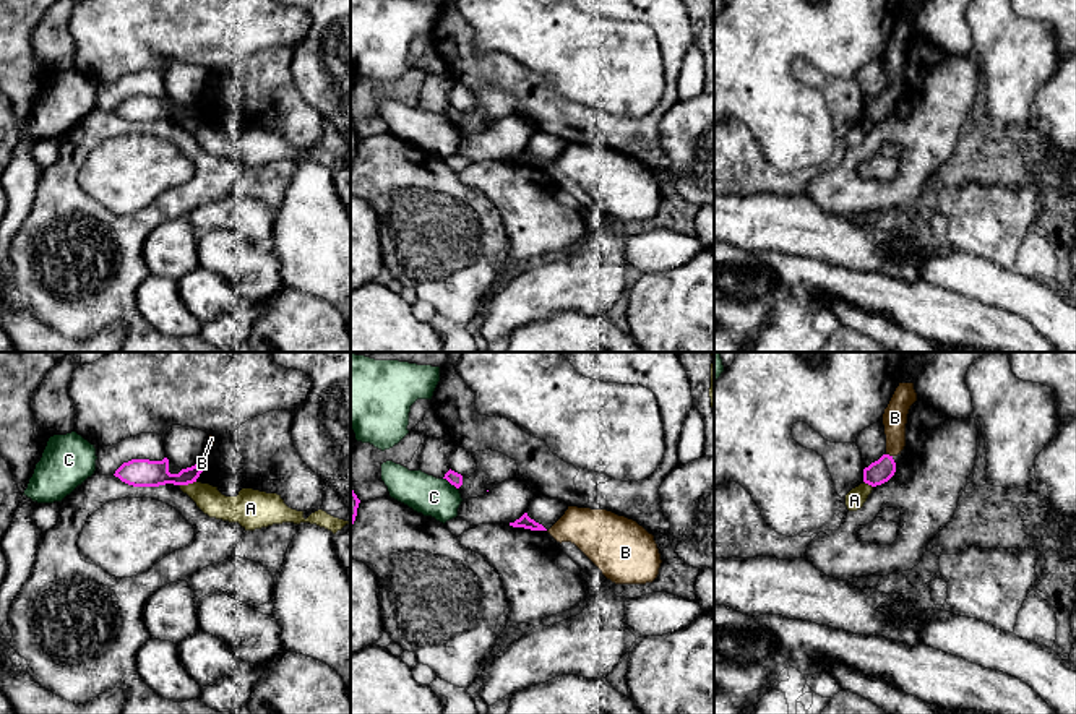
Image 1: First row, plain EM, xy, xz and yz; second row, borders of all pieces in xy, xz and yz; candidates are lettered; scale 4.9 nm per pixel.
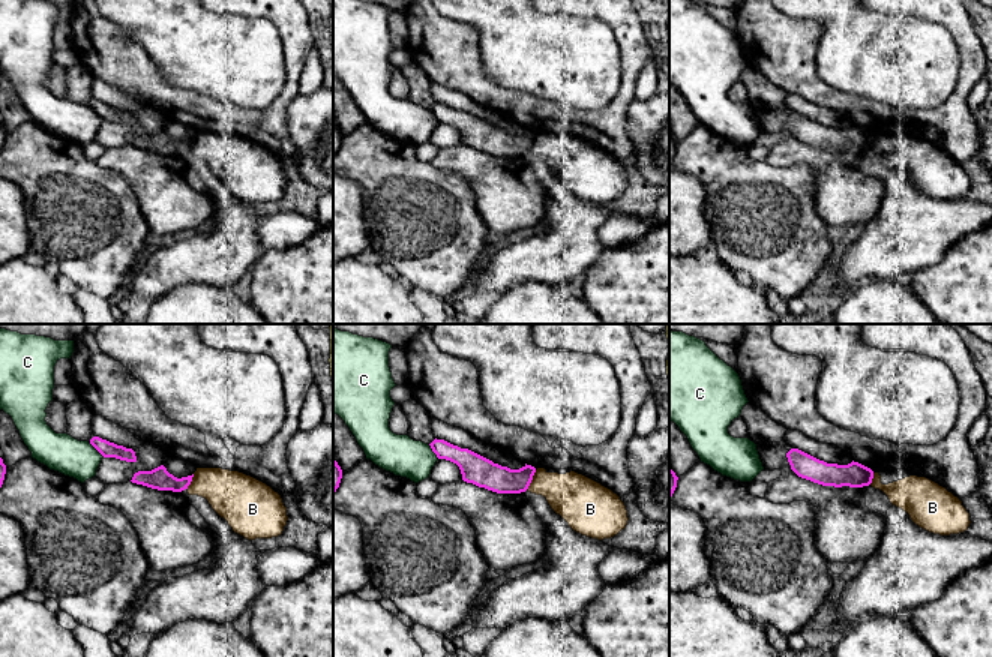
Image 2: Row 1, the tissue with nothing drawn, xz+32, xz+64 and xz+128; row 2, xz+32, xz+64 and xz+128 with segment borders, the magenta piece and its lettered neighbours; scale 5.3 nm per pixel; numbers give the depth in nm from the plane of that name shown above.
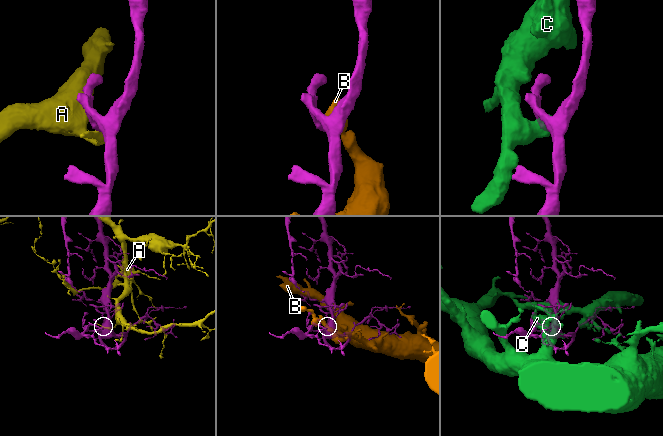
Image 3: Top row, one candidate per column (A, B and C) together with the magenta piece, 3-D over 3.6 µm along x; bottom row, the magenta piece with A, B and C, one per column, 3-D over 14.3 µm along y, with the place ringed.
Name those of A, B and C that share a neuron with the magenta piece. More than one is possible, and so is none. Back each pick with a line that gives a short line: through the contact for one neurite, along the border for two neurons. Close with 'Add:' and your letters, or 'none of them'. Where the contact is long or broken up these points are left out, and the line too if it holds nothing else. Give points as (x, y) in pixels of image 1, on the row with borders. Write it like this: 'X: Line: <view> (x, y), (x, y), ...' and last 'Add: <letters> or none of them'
Add: none of them

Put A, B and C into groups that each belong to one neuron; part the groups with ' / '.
A / B / C

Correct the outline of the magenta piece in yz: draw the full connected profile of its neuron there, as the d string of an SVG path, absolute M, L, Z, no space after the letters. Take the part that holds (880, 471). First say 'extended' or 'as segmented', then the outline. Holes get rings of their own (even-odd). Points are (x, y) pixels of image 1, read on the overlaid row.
as segmented | M883 454L878 461L863 469L863 482L876 487L888 482L896 472L896 462L893 456Z

